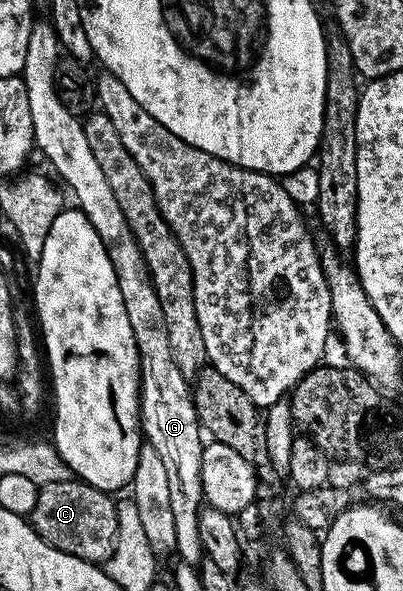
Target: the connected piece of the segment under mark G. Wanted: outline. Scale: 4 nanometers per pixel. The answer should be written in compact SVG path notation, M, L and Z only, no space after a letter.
M36 21L29 32L29 52L25 52L25 64L21 75L29 96L29 116L33 116L35 146L43 149L43 154L51 161L52 168L63 177L64 184L75 193L75 198L79 201L76 202L78 209L82 210L89 224L93 224L97 236L101 236L101 244L105 244L105 252L109 252L109 264L113 264L113 272L117 272L117 288L121 288L121 300L125 300L125 312L129 312L129 328L133 328L133 340L137 344L139 353L141 430L149 445L161 456L169 479L169 501L173 511L173 525L177 528L174 553L180 554L183 557L180 559L184 563L199 564L205 558L198 531L198 514L205 502L201 484L201 460L205 438L201 433L199 417L195 411L195 401L191 399L192 387L189 385L189 380L177 368L177 364L173 364L165 312L161 312L161 300L157 300L155 285L151 283L151 275L147 273L147 265L143 262L137 240L121 212L121 204L117 204L117 196L113 196L113 188L109 188L109 180L105 180L105 172L101 172L97 159L93 157L93 151L89 149L89 140L85 140L82 121L71 114L69 108L65 108L65 104L61 104L59 90L55 87L55 69L60 57L59 37L55 35L55 29L50 21Z

